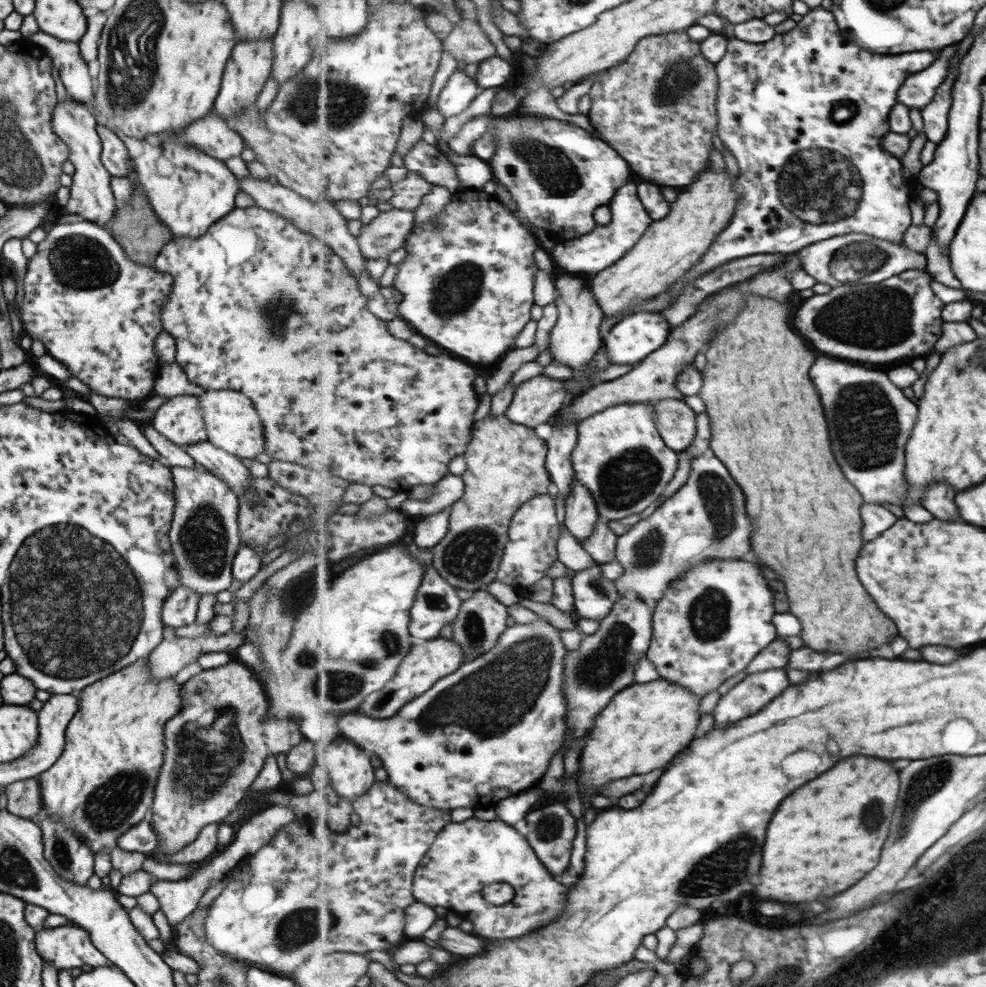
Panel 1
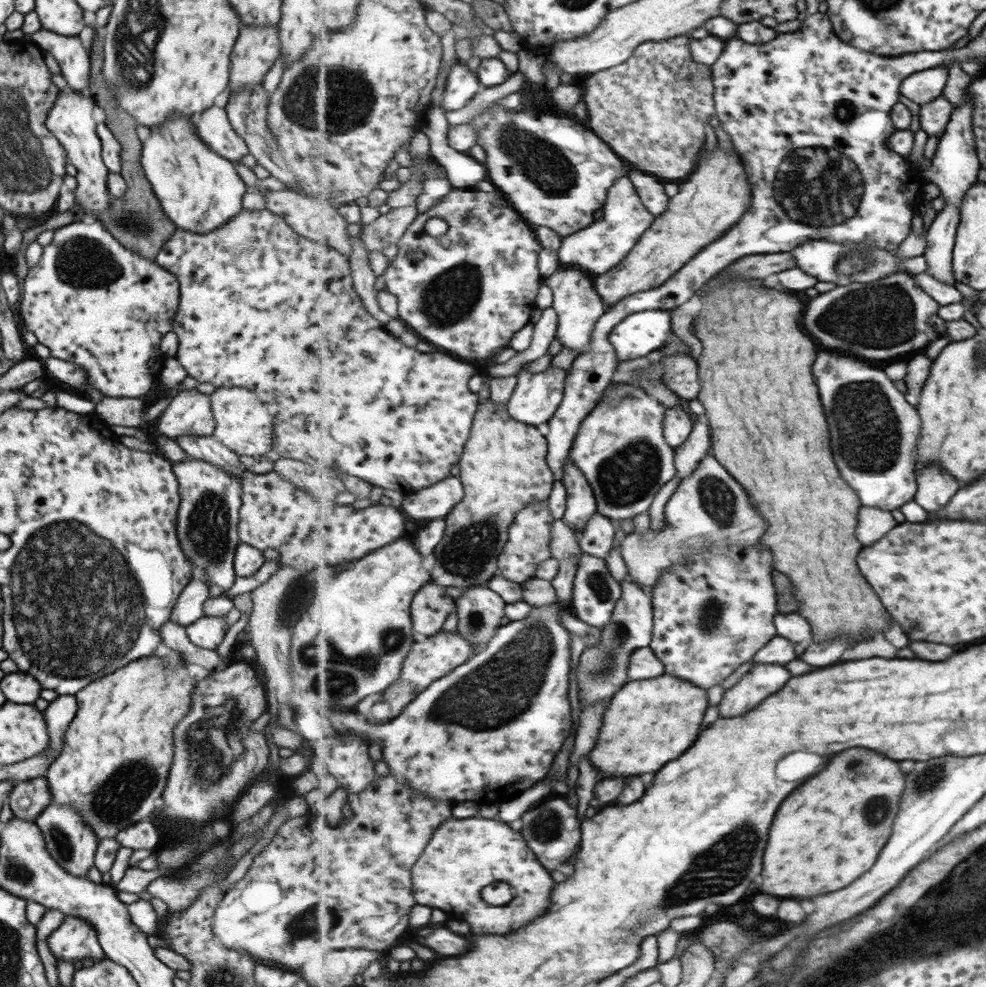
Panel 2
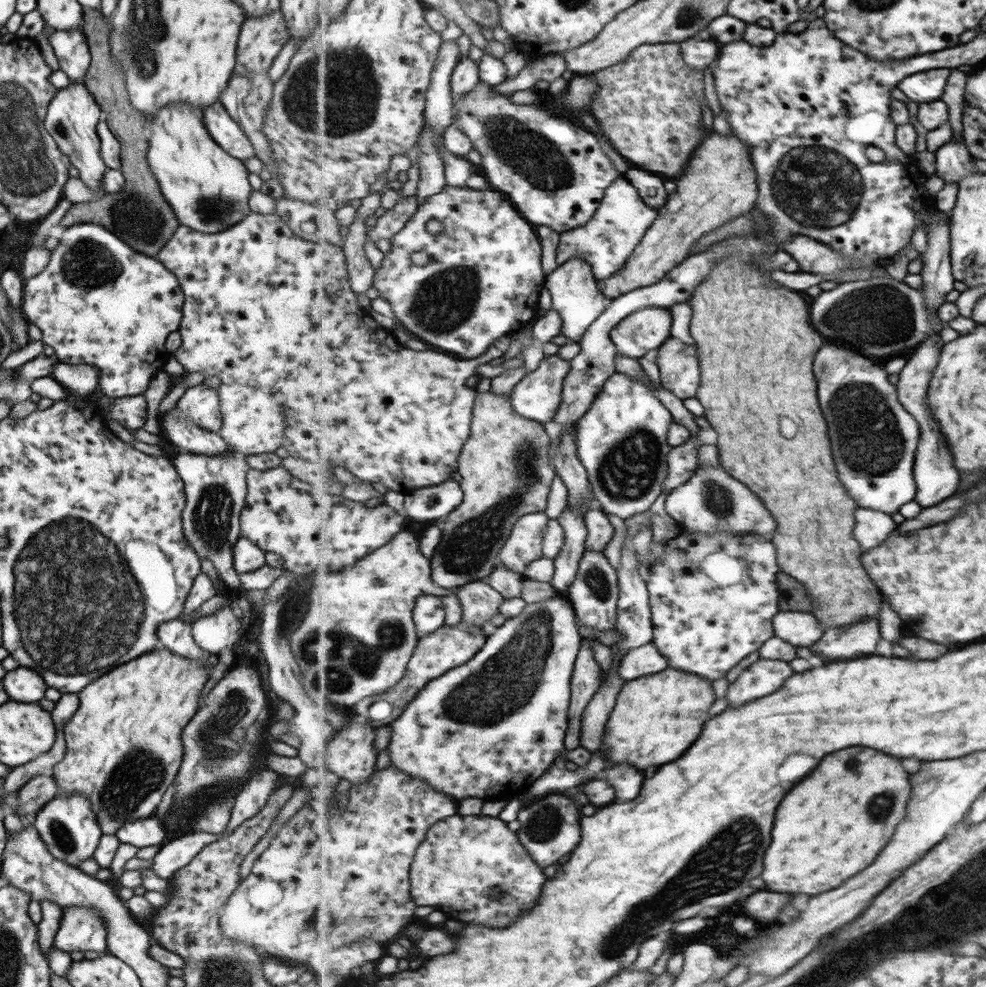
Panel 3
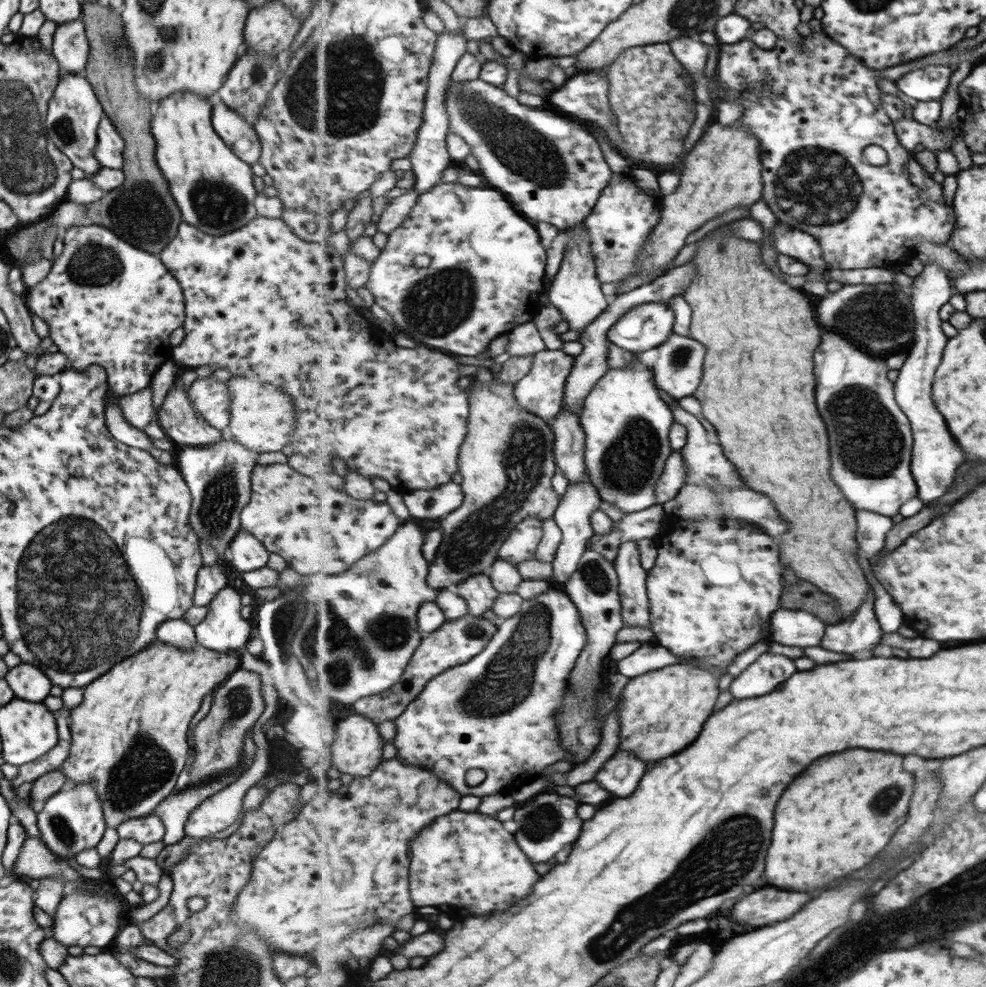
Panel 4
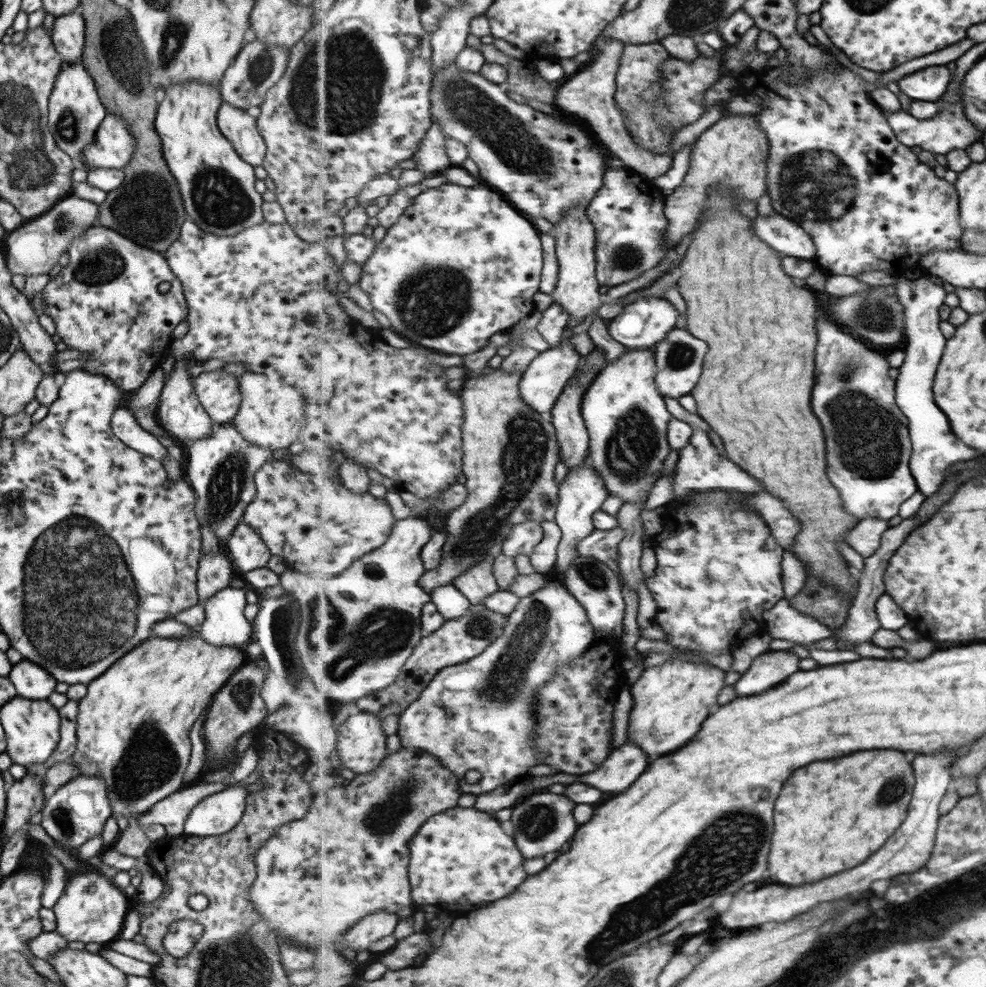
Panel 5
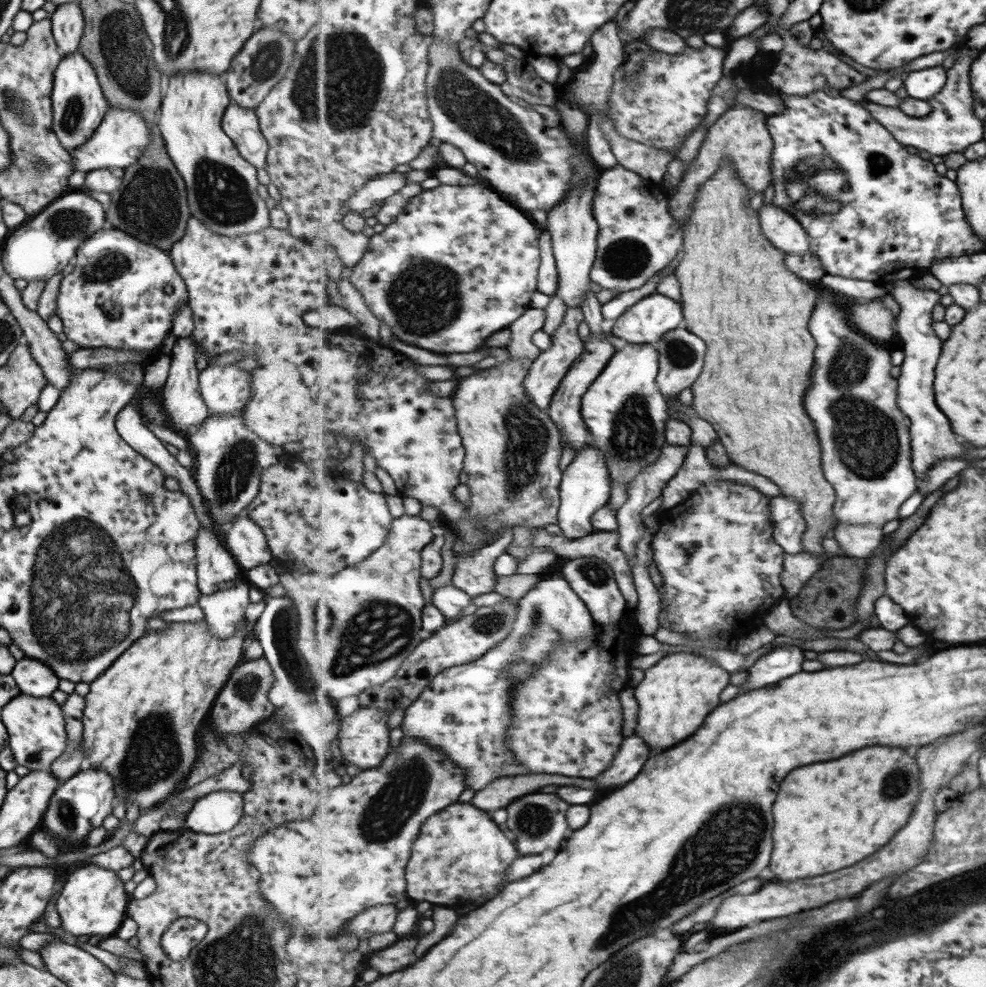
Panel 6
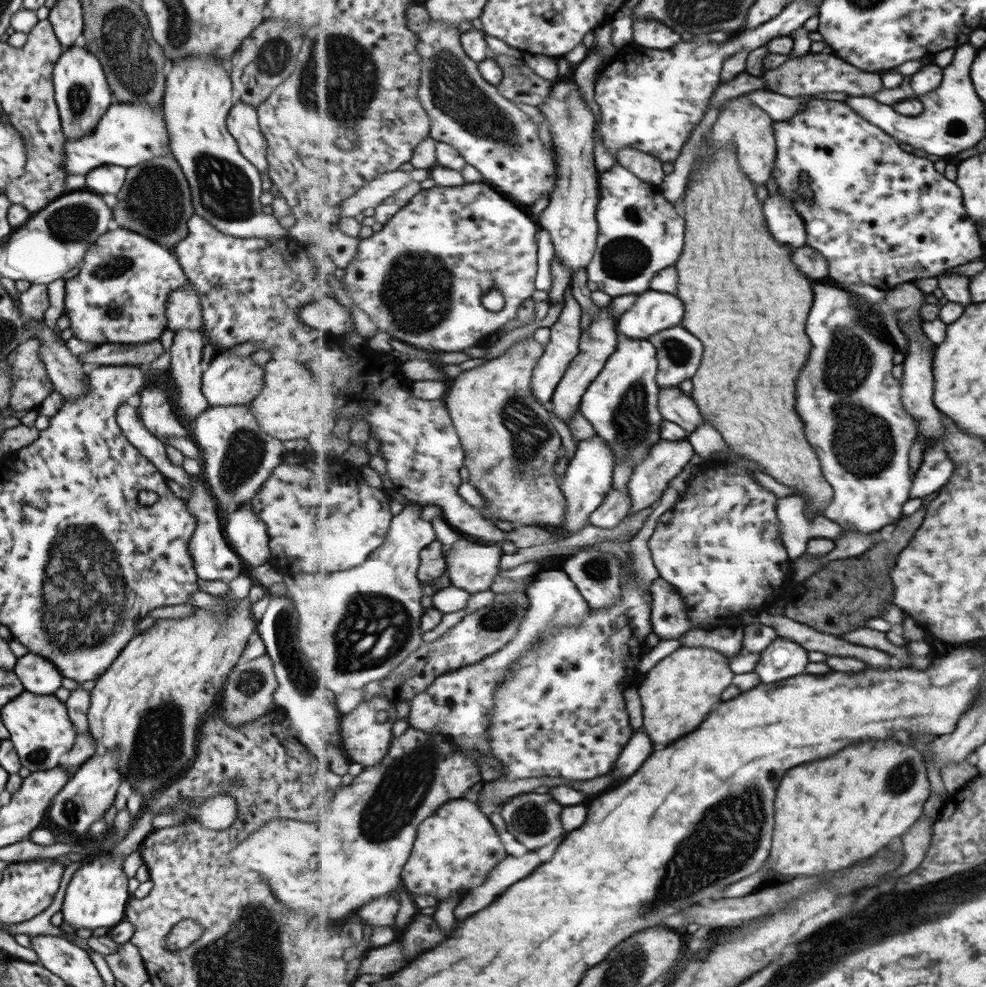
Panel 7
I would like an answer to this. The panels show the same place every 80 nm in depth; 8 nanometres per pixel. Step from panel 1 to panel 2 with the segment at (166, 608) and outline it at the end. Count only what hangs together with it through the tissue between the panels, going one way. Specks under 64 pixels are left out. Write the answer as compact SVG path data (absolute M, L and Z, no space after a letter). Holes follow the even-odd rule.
M191 579L179 593L168 621L184 627L201 617L203 604L209 594L207 588L203 581Z

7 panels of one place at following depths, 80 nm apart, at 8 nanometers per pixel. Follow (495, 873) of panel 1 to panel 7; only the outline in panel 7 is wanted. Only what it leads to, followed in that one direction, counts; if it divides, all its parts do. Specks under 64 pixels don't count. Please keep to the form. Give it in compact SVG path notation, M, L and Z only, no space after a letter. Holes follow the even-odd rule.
M465 798L452 800L442 804L420 825L412 855L404 866L403 885L413 895L449 898L483 884L505 856L507 850L501 836L481 812L479 803Z

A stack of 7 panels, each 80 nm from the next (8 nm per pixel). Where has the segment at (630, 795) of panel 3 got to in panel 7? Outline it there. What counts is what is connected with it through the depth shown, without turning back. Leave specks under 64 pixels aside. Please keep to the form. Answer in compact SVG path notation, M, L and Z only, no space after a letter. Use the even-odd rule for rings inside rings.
M641 728L632 736L628 746L620 754L621 760L617 760L615 778L619 780L619 778L633 776L651 754L653 754L653 740Z

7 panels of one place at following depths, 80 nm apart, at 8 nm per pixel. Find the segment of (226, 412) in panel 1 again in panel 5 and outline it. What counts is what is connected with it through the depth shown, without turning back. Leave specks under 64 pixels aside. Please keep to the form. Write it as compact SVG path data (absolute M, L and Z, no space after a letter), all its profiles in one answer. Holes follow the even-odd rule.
M244 372L237 377L237 382L240 388L241 400L235 416L230 421L234 424L237 432L241 434L246 441L251 441L254 445L265 447L270 451L276 448L295 449L298 435L305 424L304 396L294 386L291 386L291 384L285 384L281 378L269 380L269 378L262 373Z

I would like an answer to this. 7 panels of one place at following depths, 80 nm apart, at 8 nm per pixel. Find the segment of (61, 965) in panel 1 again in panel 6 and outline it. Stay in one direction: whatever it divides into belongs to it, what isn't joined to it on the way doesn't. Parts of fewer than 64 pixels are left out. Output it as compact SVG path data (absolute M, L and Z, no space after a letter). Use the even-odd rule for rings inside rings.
M92 863L75 869L65 879L55 910L60 918L59 929L71 936L111 937L126 917L126 906L130 896L123 890L123 883L115 871L101 868Z

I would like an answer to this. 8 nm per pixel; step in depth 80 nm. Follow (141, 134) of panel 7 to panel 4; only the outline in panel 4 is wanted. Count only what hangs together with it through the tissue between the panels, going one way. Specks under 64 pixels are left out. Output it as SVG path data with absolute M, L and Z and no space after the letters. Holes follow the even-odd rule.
M105 116L96 128L96 137L96 146L92 150L93 158L101 167L121 169L124 142Z

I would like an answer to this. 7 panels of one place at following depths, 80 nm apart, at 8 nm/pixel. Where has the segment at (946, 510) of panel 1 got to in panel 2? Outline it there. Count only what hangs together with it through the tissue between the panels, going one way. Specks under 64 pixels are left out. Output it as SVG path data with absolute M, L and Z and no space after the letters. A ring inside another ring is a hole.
M929 465L923 471L919 469L916 479L921 492L917 491L915 500L929 513L945 508L961 488L961 484L949 472L939 470L939 466Z

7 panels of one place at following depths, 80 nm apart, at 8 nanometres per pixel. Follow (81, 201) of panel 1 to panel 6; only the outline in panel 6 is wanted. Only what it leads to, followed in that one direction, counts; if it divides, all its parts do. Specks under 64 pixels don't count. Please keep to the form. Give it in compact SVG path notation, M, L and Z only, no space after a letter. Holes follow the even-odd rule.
M79 52L62 57L60 63L57 64L53 72L50 102L51 130L67 151L79 147L93 135L109 107L101 94L97 75L93 72L91 64Z

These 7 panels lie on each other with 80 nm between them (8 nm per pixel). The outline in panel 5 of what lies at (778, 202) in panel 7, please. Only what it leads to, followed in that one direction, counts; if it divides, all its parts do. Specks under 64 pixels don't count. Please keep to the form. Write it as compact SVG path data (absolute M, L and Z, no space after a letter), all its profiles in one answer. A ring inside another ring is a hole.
M777 211L767 216L758 215L754 229L769 246L777 252L801 259L817 260L817 249L813 237L797 221L787 218Z

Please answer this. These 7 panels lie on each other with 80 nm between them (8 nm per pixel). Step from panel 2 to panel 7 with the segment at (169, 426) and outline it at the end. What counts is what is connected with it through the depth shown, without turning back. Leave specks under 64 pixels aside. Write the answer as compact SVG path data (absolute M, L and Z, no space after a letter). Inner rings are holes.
M226 351L218 352L201 375L201 394L208 406L247 405L264 386L264 366L254 365L251 357L236 356Z

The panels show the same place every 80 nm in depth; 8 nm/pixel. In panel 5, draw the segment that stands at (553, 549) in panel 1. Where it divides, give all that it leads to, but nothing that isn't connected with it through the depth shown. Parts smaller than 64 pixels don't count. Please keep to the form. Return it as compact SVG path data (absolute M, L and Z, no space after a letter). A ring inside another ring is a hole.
M528 520L513 527L512 535L503 544L500 552L511 558L519 556L519 554L531 557L543 538L544 528L542 523Z

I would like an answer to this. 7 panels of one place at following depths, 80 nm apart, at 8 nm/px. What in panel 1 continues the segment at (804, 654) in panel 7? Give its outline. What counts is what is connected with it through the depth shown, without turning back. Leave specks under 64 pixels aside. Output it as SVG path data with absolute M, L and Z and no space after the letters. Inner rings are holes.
M764 670L747 675L720 698L713 712L717 728L727 728L731 722L757 714L789 684L785 670Z

